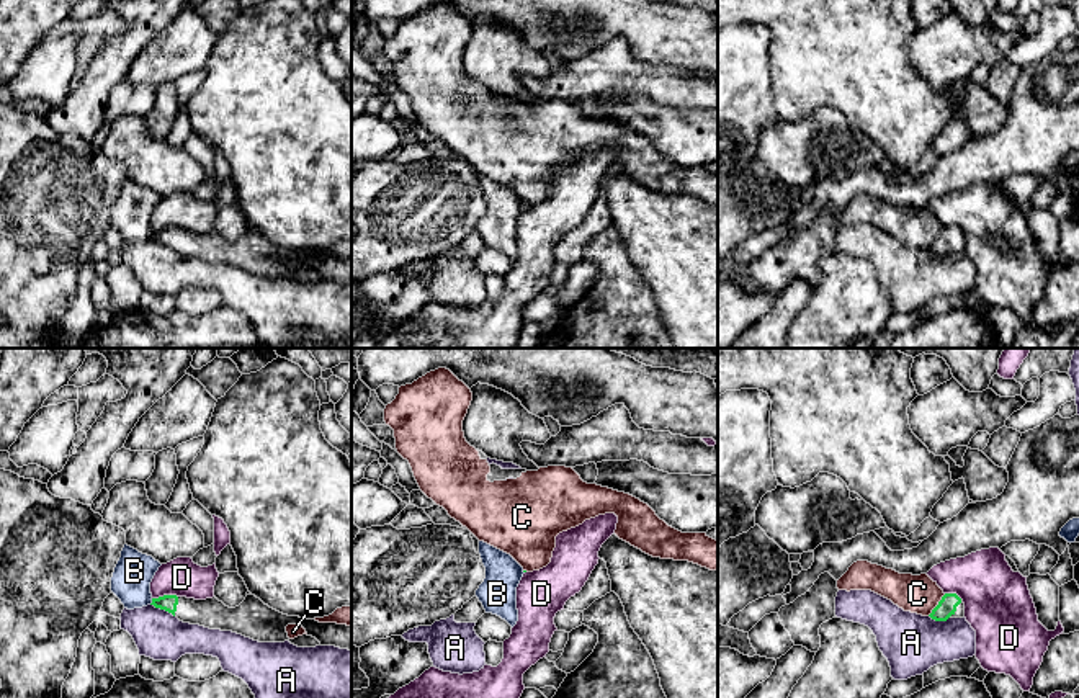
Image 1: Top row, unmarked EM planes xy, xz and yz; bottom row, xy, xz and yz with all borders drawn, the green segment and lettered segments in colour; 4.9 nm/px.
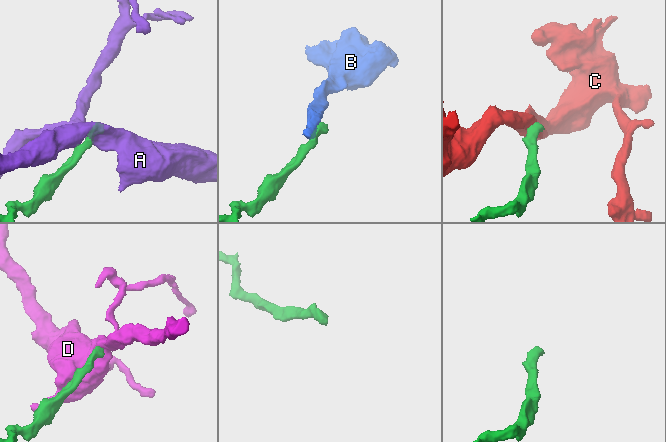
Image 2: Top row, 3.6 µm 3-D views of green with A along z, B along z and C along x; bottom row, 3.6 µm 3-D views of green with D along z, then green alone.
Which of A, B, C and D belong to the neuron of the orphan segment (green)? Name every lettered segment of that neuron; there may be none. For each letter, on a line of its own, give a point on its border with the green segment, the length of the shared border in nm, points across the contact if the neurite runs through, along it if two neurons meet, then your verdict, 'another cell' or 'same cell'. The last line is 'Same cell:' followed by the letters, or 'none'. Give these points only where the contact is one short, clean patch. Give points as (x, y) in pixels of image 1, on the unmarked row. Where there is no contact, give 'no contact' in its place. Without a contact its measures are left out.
A: meets green in xy at (162, 242); contact 140 nm long; border along xy (151, 237), (174, 250); another cell
B: meets green in xy at (152, 236); contact 40 nm long; border along xy (152, 232), (149, 237); another cell
C: meets green in yz at (937, 239); contact 140 nm long; another cell
D: meets green in xy at (164, 229); contact 130 nm long; border along xy (177, 229), (152, 232); another cell
Same cell: none

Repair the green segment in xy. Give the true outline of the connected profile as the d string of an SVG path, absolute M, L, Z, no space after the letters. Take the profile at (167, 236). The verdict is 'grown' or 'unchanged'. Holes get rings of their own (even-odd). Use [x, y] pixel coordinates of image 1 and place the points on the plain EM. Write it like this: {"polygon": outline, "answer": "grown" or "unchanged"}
{"polygon": "M252 227L235 242L226 240L216 230L195 234L177 229L152 232L150 239L172 247L183 257L232 265L258 276L289 275L286 260L299 258L306 263L307 270L316 271L320 280L351 284L351 260L288 250L270 242Z", "answer": "grown"}

